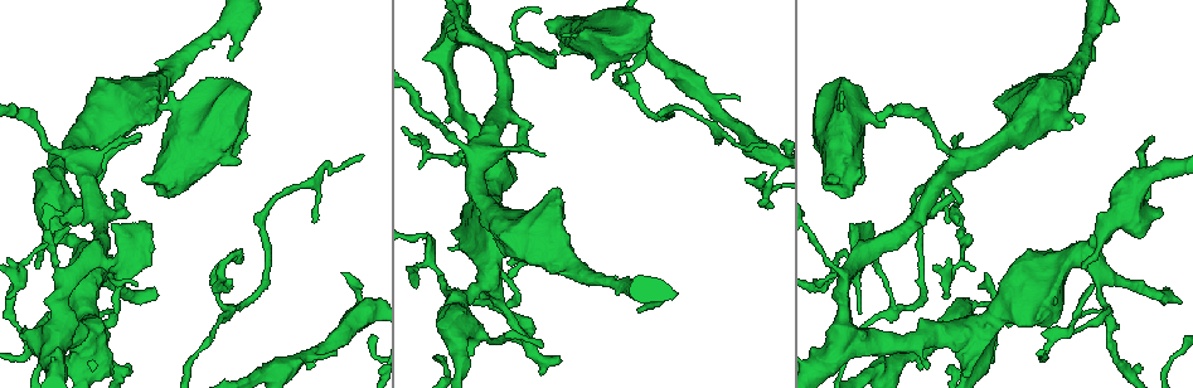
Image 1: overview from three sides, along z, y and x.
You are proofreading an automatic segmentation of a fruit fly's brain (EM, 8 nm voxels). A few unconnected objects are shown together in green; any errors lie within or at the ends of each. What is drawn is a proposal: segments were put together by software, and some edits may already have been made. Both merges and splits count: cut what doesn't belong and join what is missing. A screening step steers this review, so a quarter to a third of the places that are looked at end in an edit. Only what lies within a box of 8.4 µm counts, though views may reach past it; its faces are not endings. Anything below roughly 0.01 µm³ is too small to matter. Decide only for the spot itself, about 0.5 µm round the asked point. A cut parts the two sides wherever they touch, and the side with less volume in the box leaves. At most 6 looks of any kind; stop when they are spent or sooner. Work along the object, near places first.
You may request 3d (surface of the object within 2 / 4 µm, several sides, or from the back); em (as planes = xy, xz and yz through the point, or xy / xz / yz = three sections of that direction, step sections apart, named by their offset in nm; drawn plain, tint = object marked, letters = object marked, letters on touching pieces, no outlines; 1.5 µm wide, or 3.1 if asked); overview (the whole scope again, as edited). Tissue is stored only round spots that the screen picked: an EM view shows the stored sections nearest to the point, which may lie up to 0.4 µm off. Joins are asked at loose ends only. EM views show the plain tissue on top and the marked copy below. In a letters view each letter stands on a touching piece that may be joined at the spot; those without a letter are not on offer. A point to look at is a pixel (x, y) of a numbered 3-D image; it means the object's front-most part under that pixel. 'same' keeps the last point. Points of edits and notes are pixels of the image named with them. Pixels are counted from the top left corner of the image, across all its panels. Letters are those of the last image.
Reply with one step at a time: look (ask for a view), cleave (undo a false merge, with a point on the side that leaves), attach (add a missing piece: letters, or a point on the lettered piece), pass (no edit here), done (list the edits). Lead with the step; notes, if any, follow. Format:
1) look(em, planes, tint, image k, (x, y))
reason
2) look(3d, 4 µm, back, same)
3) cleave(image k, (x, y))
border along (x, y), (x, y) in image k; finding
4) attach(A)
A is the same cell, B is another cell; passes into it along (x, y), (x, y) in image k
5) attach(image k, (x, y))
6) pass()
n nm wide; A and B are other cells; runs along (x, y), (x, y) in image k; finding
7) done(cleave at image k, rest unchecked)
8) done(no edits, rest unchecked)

look(3d, 4 µm, image 1, (554, 355))
an open end

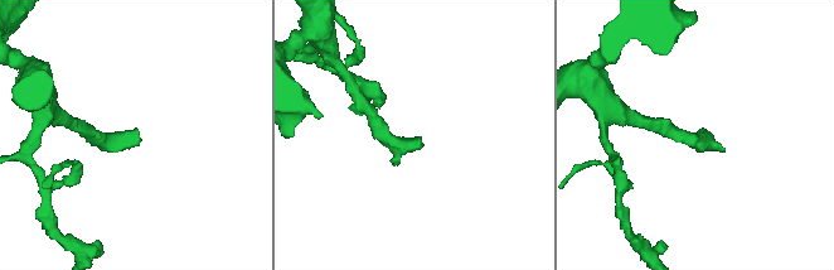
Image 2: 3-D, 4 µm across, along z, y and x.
look(em, yz, step 8, letters, image 2, (419, 139))
shape alone is not enough

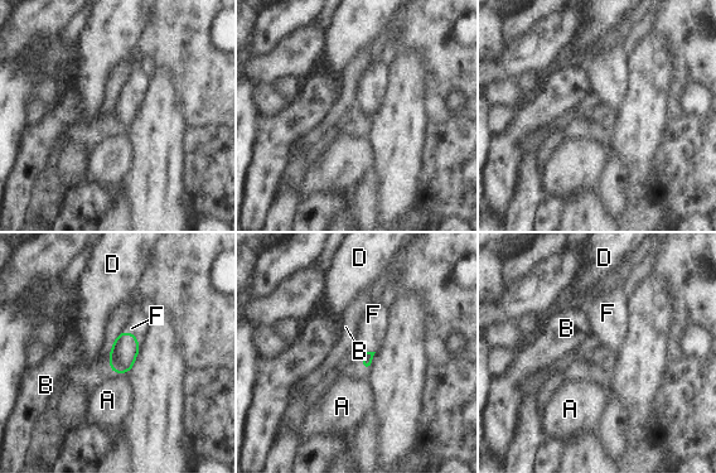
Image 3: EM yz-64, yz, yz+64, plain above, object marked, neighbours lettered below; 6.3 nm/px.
look(em, planes, letters, same)

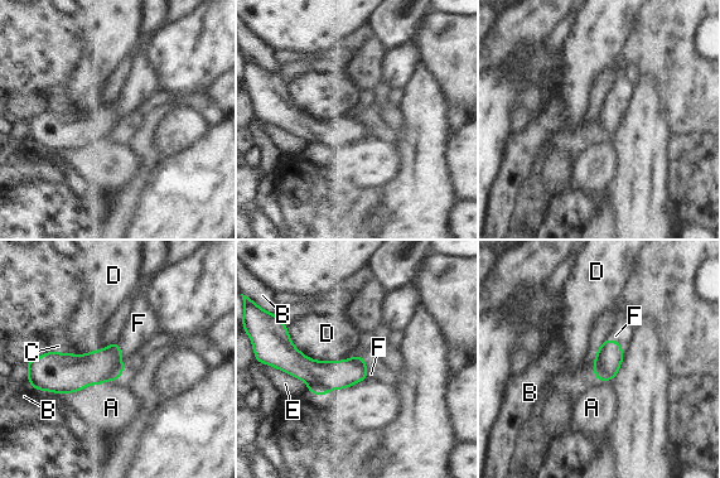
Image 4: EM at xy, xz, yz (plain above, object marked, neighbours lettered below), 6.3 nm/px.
attach(F)
F is the same cell, A, B, C, D and E are other cells; passes into it along (95, 367), (119, 346), (139, 323) in image 4; it goes on there

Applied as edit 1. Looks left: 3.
look(3d, 4 µm, image 1, (766, 146))
free end

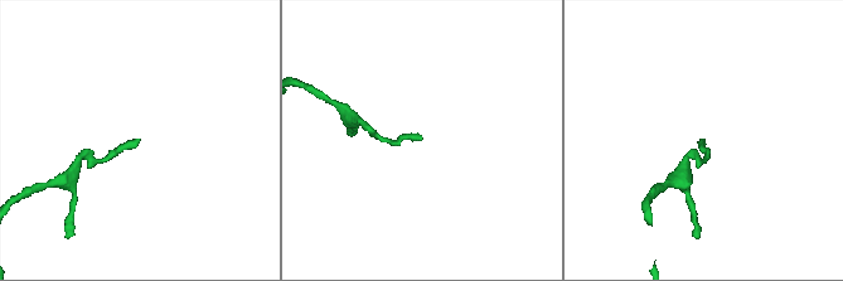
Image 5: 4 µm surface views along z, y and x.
look(em, yz, step 4, letters, image 5, (702, 139))

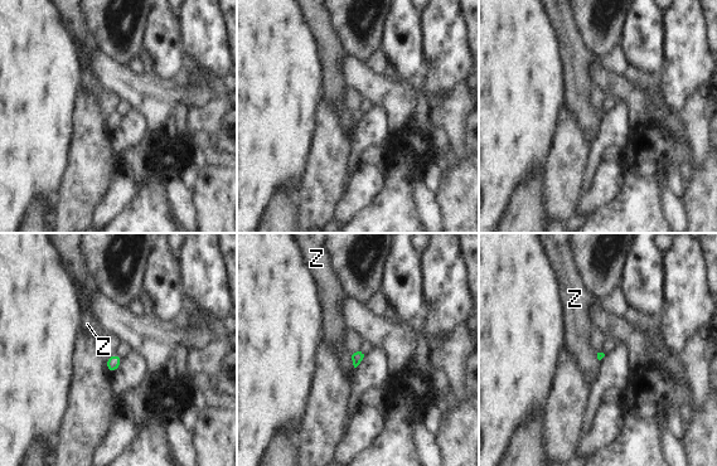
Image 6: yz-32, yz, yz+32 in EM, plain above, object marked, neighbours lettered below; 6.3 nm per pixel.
look(em, planes, letters, same)
cut it another way

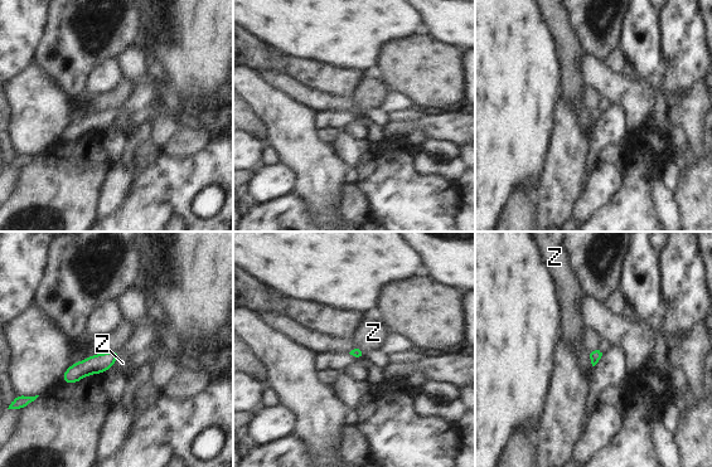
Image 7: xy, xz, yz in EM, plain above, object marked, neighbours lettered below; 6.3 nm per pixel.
pass()
Z is another cell; runs along (115, 354), (66, 379) in image 7; none of them fits

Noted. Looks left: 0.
done(attach at image 4, rest unchecked)

